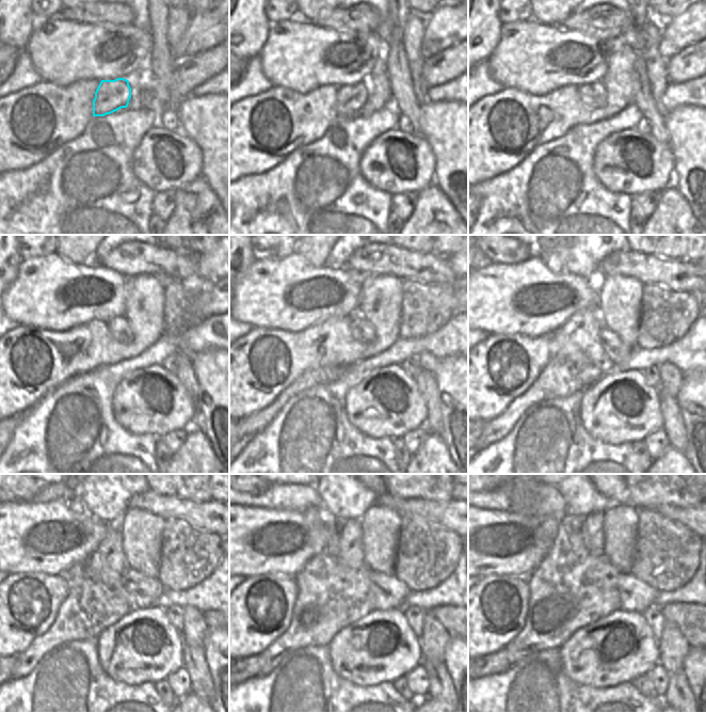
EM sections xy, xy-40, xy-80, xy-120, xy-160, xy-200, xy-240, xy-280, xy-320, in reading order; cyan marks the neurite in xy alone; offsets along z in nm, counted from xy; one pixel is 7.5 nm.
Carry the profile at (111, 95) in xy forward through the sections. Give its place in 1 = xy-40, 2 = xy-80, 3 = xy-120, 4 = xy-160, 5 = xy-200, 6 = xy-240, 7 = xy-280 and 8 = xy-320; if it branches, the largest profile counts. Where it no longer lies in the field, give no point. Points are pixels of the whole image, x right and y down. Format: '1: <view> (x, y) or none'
1: xy-40 (350, 98)
2: xy-80 (594, 95)
3: xy-120 (118, 327)
4: xy-160 (363, 332)
5: xy-200 (618, 352)
6: xy-240 (144, 591)
7: xy-280 (389, 592)
8: xy-320 (635, 596)

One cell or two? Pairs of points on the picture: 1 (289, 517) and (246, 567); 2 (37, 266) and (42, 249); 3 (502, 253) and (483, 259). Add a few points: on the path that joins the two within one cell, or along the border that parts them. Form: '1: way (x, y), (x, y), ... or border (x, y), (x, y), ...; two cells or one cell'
1: way (270, 520), (245, 535), (244, 542), (246, 548); one cell
2: border (55, 252), (23, 260); two cells
3: border (479, 248), (492, 260); two cells

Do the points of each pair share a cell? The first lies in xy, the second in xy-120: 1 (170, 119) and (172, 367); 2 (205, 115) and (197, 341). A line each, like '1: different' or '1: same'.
1: same
2: different

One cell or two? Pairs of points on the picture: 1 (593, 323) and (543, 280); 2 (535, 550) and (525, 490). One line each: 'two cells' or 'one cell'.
1: two cells
2: two cells

